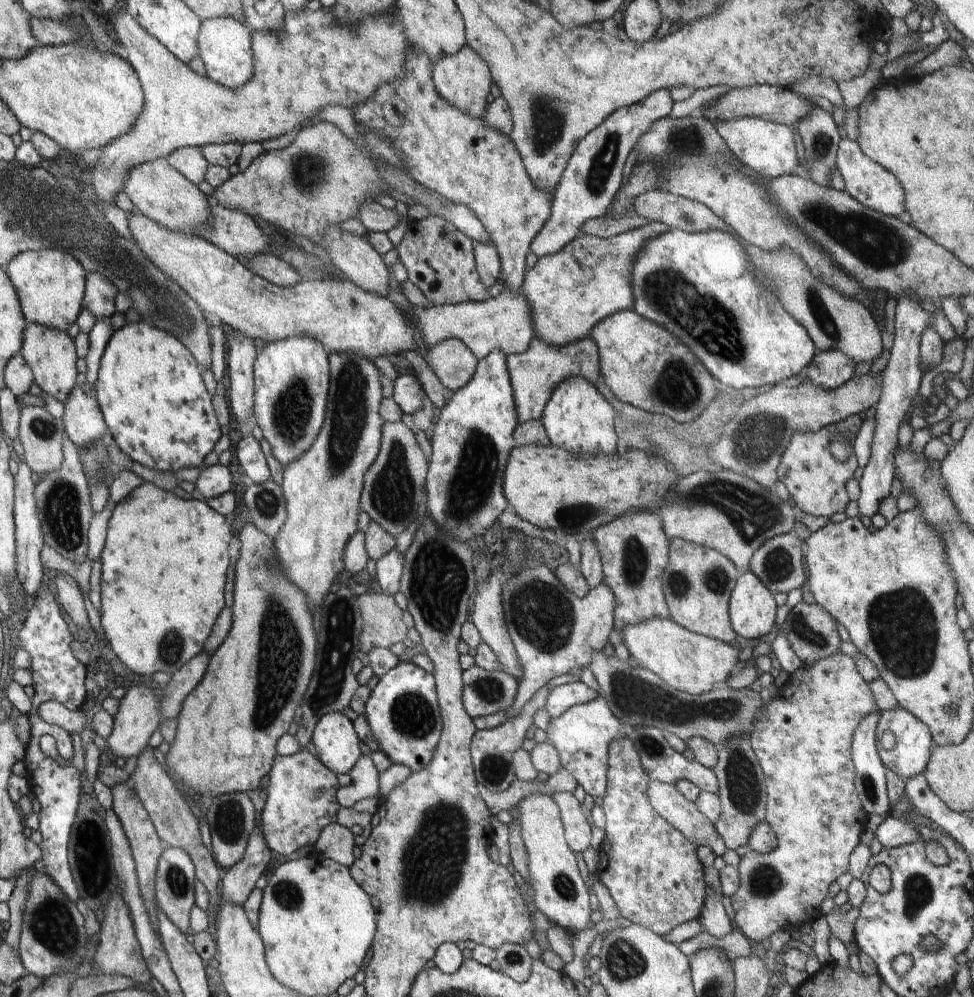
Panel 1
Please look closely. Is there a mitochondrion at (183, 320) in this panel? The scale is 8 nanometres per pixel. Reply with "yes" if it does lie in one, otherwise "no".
yes

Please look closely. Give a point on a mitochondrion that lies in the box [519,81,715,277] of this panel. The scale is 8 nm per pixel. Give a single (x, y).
(605, 158)

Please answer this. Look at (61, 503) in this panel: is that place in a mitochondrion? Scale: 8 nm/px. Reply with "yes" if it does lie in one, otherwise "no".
yes

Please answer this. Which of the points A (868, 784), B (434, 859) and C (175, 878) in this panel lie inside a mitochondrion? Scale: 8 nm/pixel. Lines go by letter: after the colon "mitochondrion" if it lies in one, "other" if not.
A: mitochondrion
B: mitochondrion
C: mitochondrion

